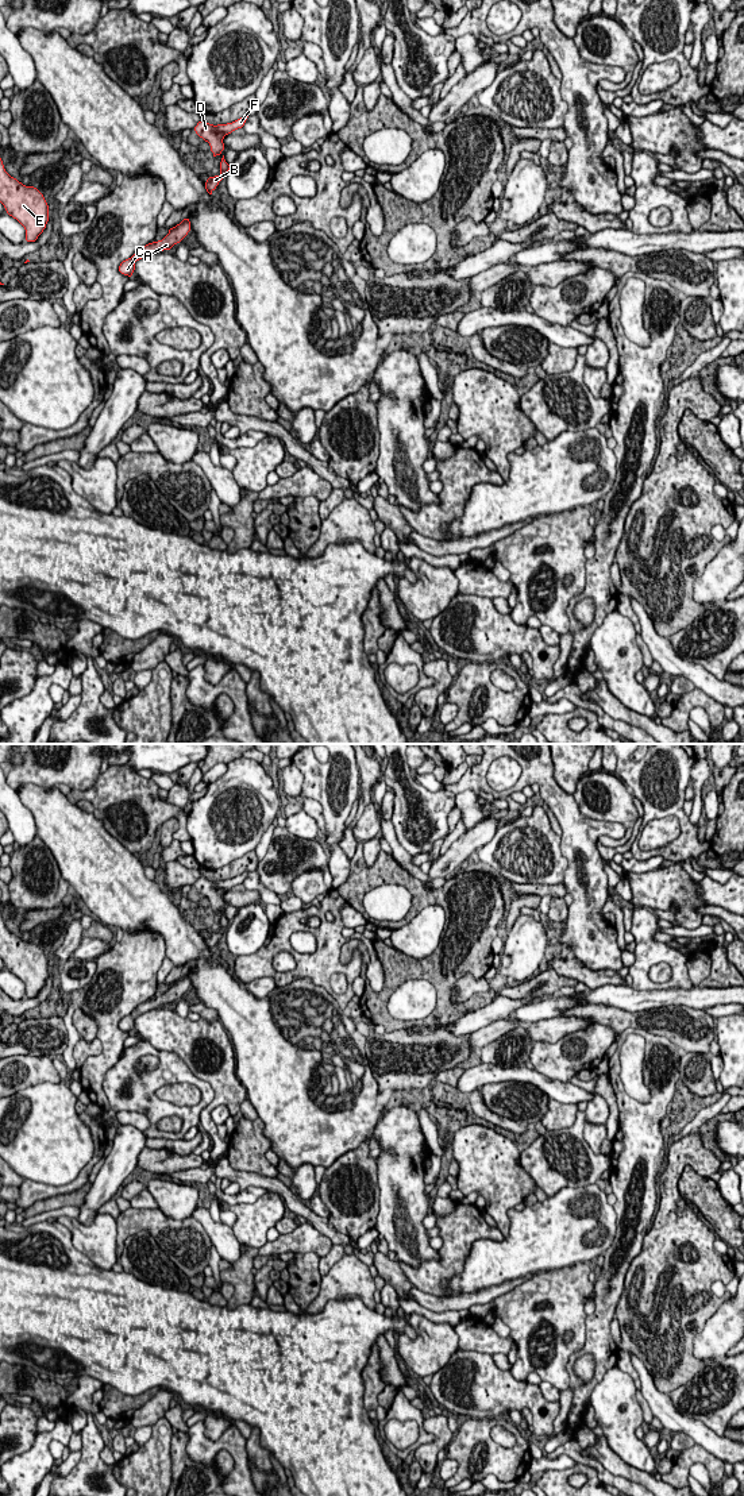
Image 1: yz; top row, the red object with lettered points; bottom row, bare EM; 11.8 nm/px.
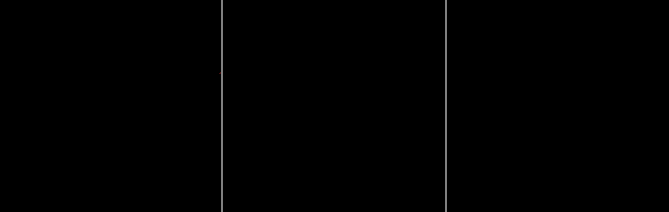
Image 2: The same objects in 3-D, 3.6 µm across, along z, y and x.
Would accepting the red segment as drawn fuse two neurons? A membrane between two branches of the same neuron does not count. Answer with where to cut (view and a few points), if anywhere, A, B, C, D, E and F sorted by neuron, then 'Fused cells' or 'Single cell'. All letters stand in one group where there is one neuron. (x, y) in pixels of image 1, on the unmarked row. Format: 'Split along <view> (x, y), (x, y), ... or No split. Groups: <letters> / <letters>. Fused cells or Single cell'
No split. Groups: A B C D E F. Single cell

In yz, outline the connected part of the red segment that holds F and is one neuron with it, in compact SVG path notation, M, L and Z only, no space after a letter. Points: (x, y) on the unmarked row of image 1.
M243 872L232 879L217 880L217 882L201 876L194 883L194 887L200 894L203 894L205 898L209 899L211 907L213 909L213 913L216 913L220 911L221 907L224 906L224 899L223 899L224 892L238 884L242 884L247 874L248 872Z

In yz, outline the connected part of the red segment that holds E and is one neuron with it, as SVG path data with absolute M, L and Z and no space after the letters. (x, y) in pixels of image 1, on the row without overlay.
M0 914L0 959L7 969L26 986L26 996L35 998L49 978L49 961L34 942L26 942L11 933Z

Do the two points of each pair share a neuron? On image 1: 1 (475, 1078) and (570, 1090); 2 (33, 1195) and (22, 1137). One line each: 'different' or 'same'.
1: same
2: different

